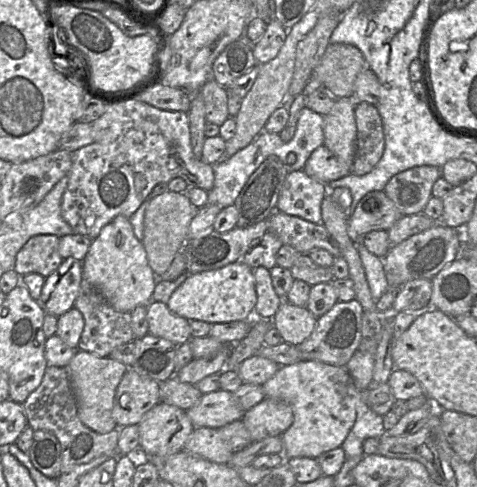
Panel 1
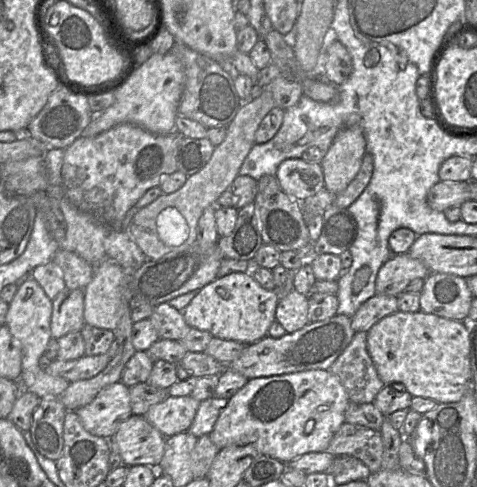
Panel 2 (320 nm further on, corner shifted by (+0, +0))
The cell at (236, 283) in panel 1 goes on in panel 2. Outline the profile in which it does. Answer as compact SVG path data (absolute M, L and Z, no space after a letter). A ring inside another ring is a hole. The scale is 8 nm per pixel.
M234 272L223 277L217 277L199 291L191 302L183 310L183 317L191 328L197 328L209 332L215 338L233 340L245 345L253 344L267 336L271 324L276 320L276 307L279 300L274 290L266 290L253 278L252 274L246 272ZM218 288L225 290L225 297L220 297Z

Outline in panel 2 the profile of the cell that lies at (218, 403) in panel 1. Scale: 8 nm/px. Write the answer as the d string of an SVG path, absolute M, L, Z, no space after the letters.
M169 395L165 400L152 405L143 416L167 438L189 430L199 402L190 395Z

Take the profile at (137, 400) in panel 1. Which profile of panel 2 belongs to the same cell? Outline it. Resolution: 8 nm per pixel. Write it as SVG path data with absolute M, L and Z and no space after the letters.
M121 381L101 390L94 400L75 411L90 434L110 439L119 425L132 415L129 387Z

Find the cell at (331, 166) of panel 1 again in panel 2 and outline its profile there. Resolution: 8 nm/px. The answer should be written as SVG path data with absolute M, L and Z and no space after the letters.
M302 158L284 160L275 176L282 190L300 202L325 188L321 164L308 163Z

